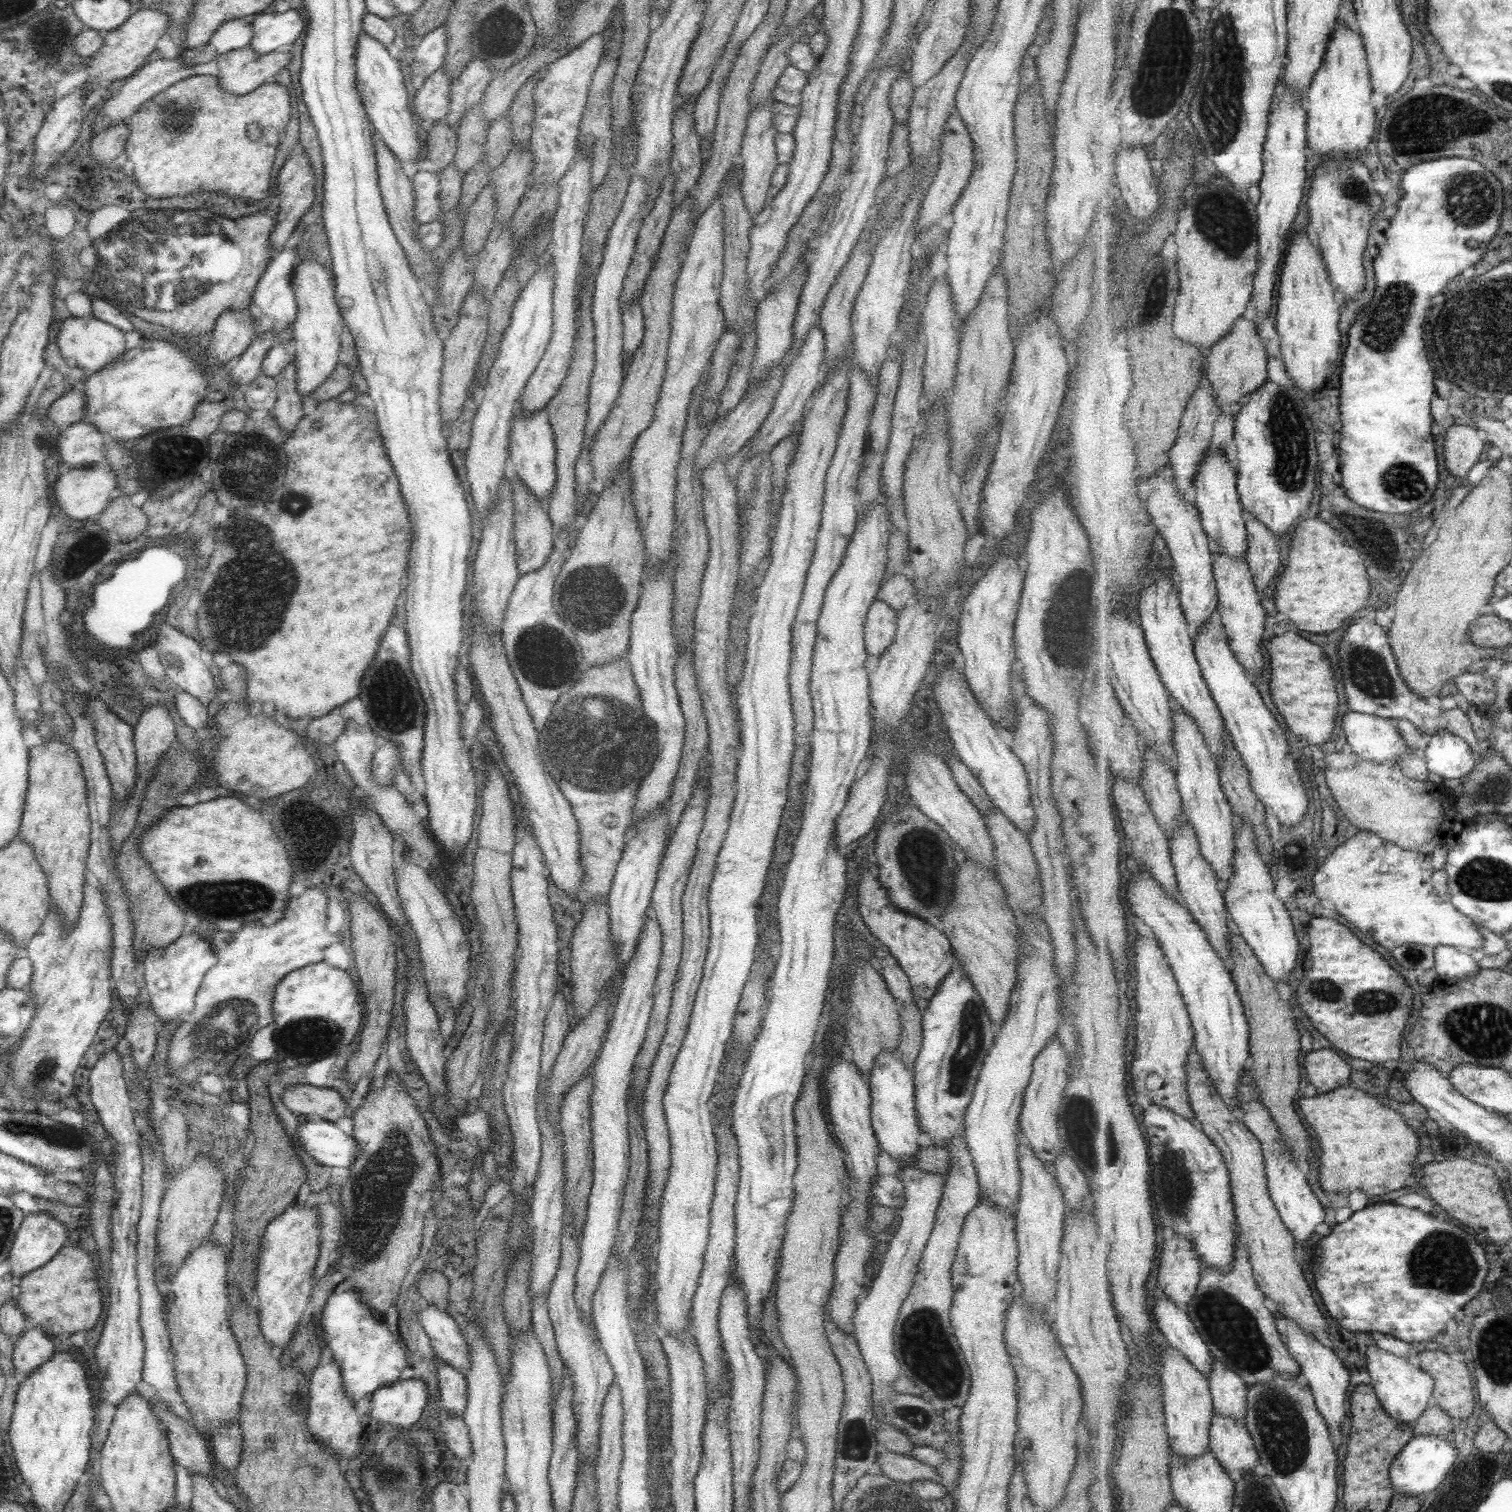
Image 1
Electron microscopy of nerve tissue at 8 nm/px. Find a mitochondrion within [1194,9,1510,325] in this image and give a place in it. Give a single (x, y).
(1221, 113)

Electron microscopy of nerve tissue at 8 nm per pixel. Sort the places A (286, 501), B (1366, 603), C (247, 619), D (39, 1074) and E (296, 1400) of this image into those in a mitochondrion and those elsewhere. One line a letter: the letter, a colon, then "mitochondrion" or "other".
A: mitochondrion
B: other
C: mitochondrion
D: mitochondrion
E: mitochondrion

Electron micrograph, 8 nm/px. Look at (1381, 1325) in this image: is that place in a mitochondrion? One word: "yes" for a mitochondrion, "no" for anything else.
no

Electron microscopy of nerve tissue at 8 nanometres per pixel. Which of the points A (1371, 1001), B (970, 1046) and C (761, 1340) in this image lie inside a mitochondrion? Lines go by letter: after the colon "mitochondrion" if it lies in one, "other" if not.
A: mitochondrion
B: mitochondrion
C: other

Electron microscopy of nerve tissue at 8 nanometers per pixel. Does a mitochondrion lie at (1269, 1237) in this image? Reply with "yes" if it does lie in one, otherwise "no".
no

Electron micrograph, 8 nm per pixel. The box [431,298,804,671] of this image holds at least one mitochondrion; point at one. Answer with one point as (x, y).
(590, 597)

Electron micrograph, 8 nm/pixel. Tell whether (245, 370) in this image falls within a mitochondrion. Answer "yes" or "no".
no

